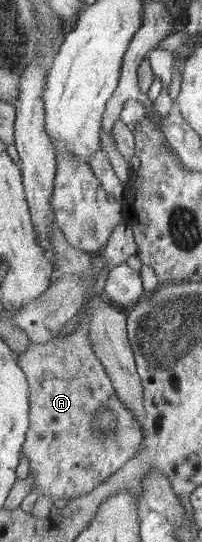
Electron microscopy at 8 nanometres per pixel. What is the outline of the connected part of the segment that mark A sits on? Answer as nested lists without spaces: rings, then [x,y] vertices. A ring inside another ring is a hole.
[[[85,318],[79,330],[75,330],[74,333],[64,337],[58,337],[52,341],[47,341],[45,344],[31,344],[27,351],[17,355],[19,366],[22,366],[23,370],[26,372],[30,384],[30,430],[27,433],[26,443],[24,444],[22,452],[31,460],[31,471],[33,472],[33,476],[35,476],[35,491],[39,496],[41,494],[49,494],[55,502],[57,502],[57,500],[63,500],[63,498],[65,498],[65,500],[78,499],[101,486],[109,477],[117,473],[125,463],[129,462],[131,458],[138,454],[139,448],[143,443],[143,438],[145,437],[141,428],[141,423],[135,419],[133,410],[119,398],[117,389],[114,387],[105,365],[94,351],[90,341],[89,326],[89,318]]]

